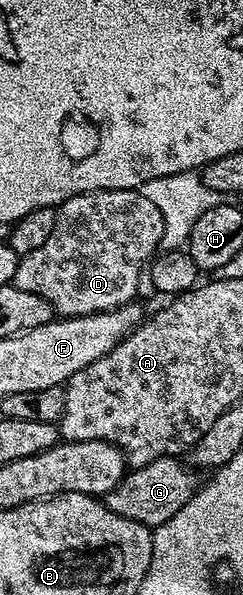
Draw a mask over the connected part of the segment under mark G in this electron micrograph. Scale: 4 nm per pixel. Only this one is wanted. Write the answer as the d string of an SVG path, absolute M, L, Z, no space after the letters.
M175 456L158 458L144 466L128 469L117 488L113 488L105 496L109 512L117 512L117 516L137 520L137 524L152 528L165 524L169 516L175 516L194 496L197 489L194 473L196 471L190 465L184 464Z

